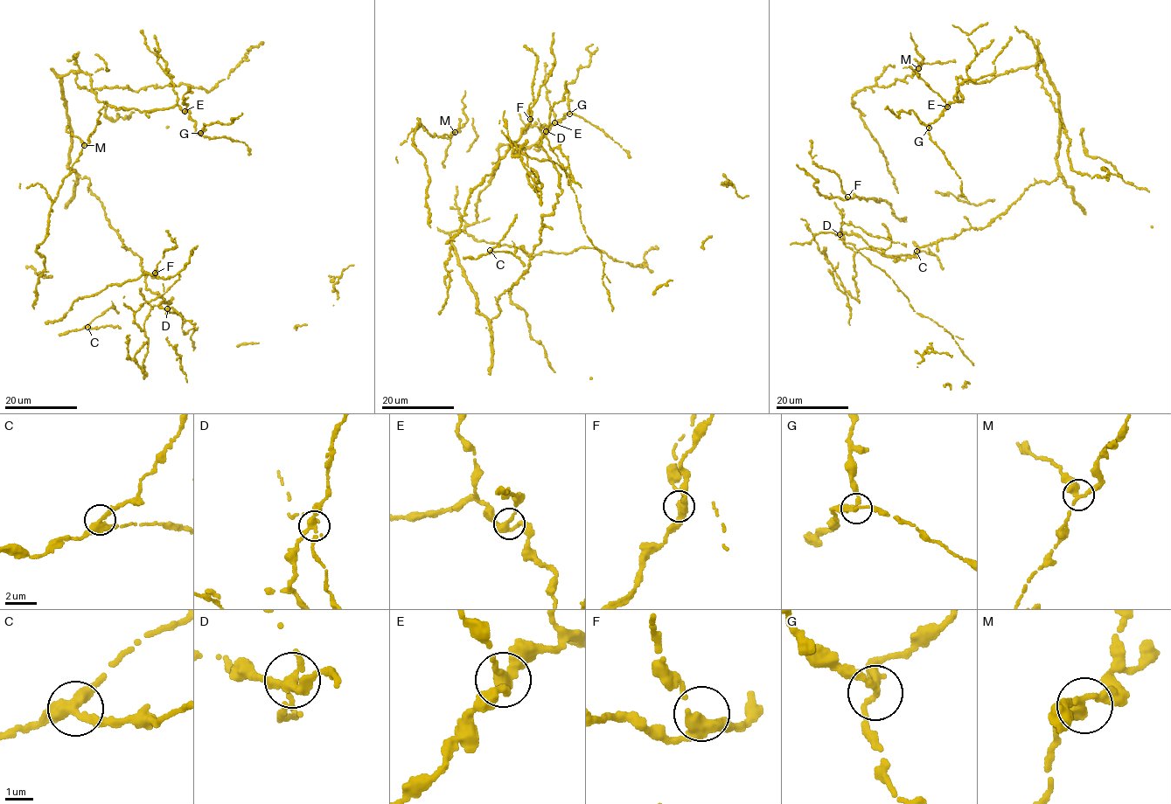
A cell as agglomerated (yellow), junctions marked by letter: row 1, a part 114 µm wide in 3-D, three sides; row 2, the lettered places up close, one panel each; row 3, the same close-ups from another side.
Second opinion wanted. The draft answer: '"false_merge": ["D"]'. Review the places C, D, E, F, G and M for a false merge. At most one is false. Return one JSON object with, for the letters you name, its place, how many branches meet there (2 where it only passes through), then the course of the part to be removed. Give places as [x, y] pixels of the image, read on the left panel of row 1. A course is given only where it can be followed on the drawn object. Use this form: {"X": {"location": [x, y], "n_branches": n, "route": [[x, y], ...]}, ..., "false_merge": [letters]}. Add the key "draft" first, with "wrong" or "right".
{"draft": "right", "D": {"location": [167, 308], "n_branches": 3, "route": [[167, 308], [165, 313], [167, 310], [182, 315], [184, 334], [194, 328], [190, 338], [192, 350]]}, "false_merge": ["D"]}

